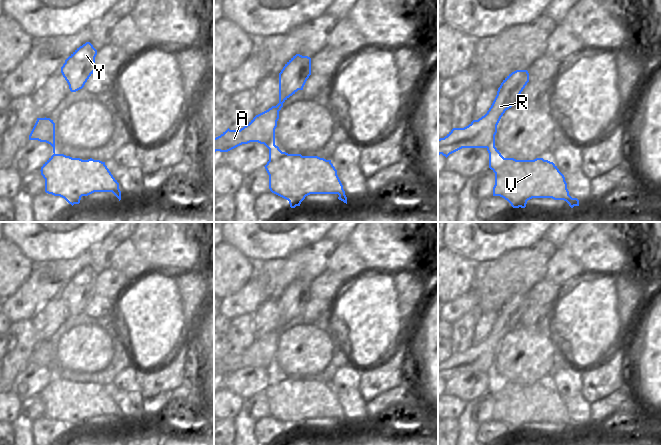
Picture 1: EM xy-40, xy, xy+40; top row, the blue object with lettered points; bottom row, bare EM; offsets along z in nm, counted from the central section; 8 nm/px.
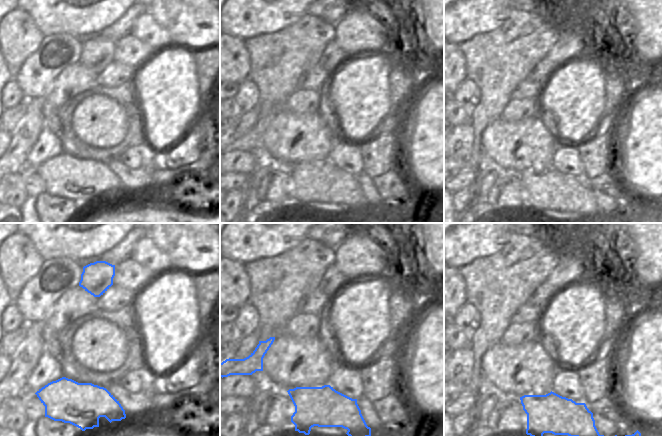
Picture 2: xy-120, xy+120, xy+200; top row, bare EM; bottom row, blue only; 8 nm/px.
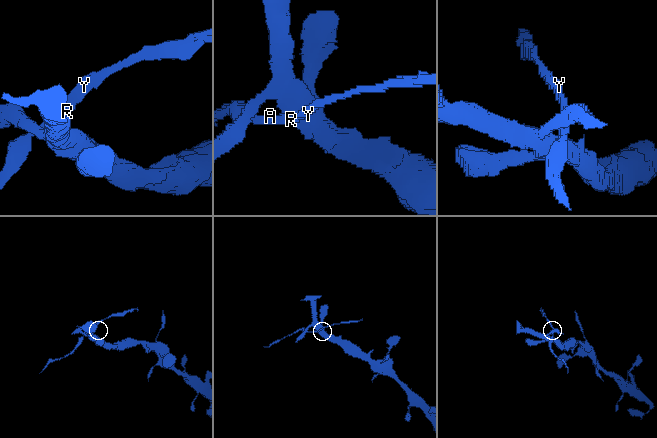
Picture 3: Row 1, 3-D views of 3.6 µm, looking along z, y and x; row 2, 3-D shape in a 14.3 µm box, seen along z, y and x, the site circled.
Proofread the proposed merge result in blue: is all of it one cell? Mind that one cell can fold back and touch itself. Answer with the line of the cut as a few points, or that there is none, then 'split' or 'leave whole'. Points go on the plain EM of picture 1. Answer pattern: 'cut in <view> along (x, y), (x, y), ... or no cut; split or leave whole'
cut in xy along (283, 376), (275, 383), (269, 384); split

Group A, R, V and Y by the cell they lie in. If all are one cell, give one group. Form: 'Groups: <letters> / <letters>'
Groups: A R Y / V.

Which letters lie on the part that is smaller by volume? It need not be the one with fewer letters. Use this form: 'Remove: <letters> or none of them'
Remove: A, R, Y

